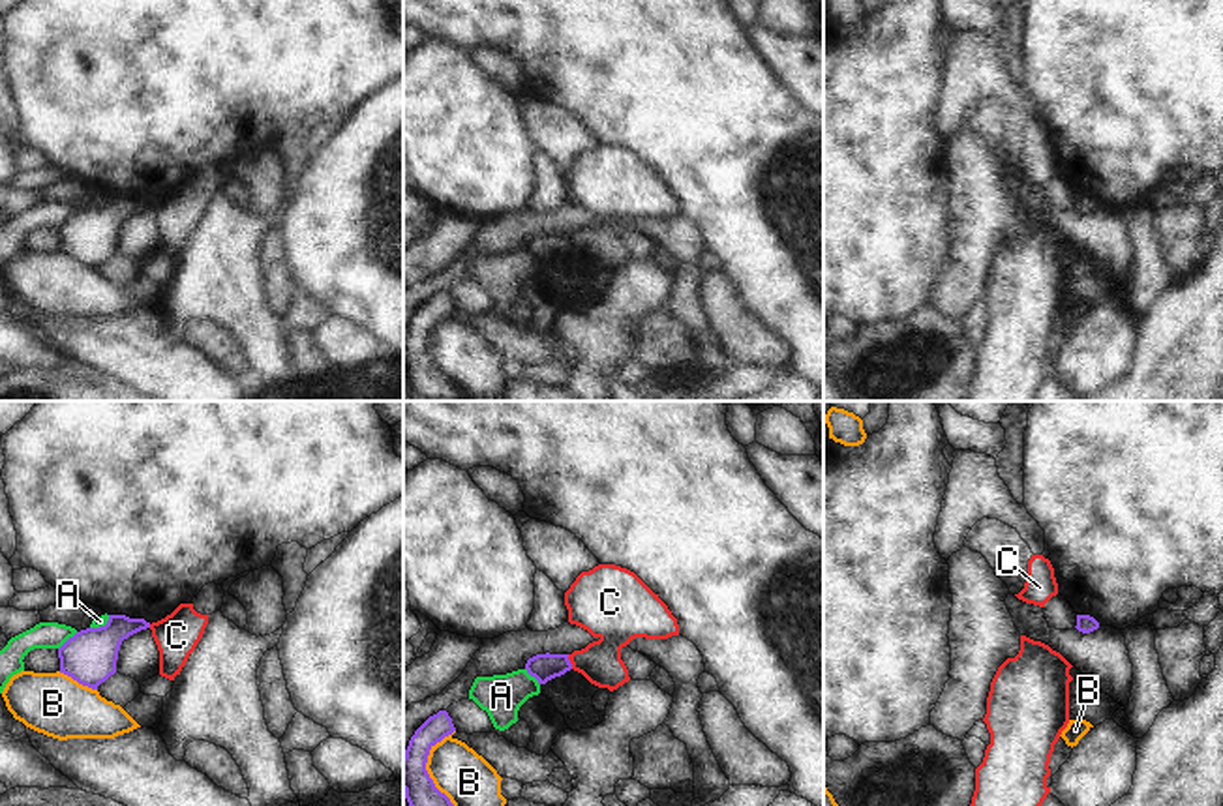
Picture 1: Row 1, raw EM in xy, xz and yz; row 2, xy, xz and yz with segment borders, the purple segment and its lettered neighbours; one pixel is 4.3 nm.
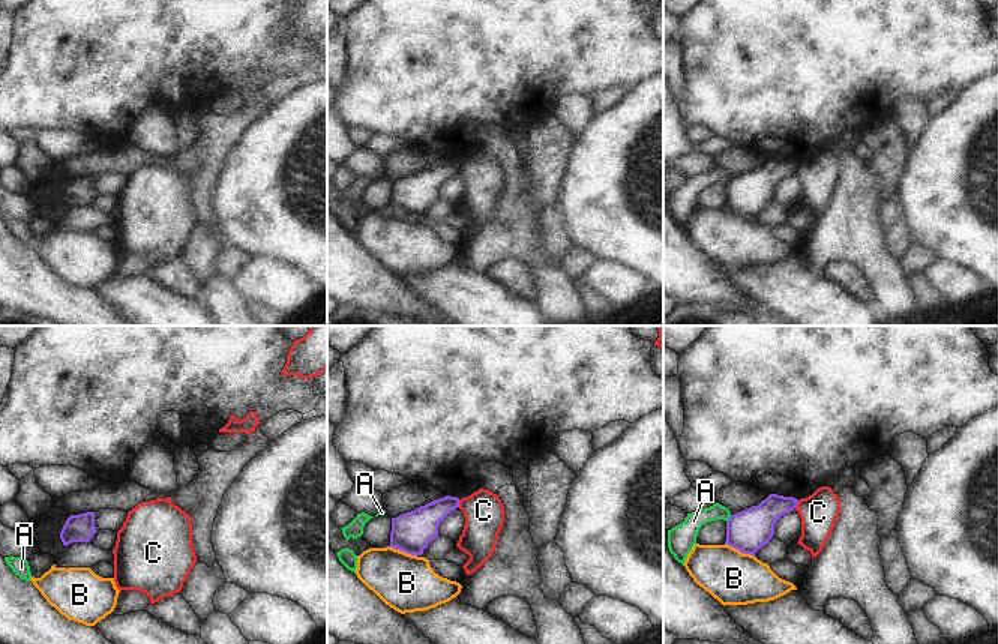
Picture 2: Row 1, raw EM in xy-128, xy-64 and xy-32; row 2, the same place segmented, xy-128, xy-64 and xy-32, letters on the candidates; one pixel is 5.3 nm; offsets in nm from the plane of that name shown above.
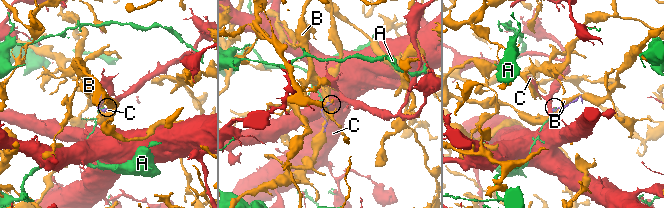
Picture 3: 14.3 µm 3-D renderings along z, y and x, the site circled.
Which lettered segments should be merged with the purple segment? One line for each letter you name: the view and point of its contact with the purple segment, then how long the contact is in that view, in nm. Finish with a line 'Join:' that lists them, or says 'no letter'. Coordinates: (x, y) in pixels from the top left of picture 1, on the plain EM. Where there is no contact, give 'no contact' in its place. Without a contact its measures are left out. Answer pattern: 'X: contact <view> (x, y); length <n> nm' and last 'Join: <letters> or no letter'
Join: no letter

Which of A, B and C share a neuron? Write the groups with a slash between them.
A / B / C

